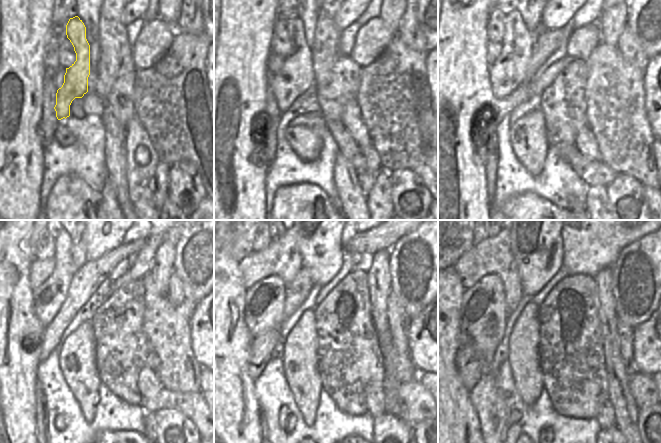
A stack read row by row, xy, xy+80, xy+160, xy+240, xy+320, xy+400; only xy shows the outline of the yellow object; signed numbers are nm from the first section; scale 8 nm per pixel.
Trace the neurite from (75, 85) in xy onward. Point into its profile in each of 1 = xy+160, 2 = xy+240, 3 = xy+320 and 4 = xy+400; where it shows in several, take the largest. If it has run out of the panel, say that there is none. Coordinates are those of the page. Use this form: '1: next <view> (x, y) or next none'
1: next xy+160 (510, 70)
2: next xy+240 (48, 297)
3: next xy+320 (264, 303)
4: next xy+400 (483, 313)

